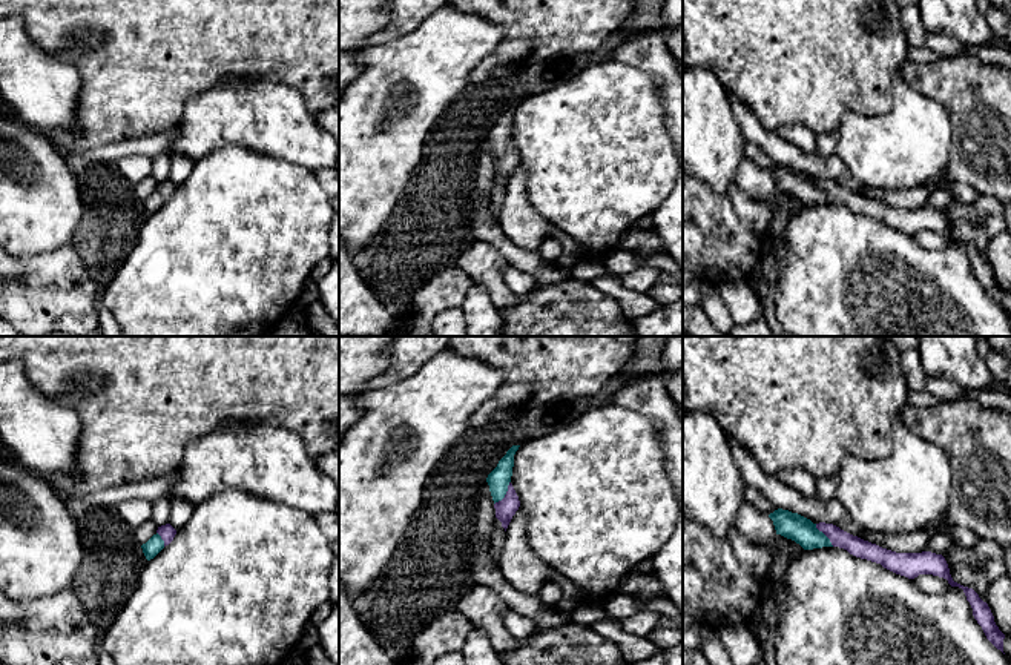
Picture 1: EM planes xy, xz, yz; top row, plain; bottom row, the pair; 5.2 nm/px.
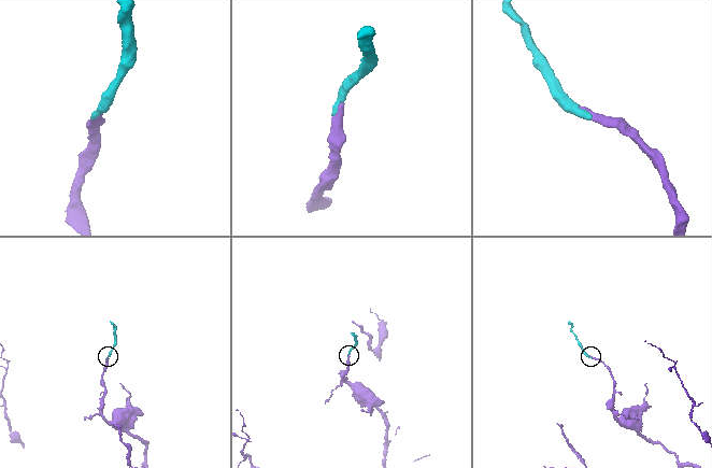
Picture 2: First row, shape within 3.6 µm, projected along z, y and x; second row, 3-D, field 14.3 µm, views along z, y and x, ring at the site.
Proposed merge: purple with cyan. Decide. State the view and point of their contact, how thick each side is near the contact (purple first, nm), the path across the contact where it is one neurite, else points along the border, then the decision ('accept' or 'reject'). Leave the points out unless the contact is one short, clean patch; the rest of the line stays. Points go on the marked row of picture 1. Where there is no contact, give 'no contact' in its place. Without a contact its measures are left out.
contact xz (507, 493); calibres 110 and 120 nm; way xz (505, 509), (507, 493), (500, 487), (499, 479); accept

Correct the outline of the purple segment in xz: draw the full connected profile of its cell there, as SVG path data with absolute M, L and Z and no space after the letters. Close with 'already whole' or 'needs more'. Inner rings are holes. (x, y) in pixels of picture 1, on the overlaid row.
M512 445L486 478L494 501L496 518L502 522L505 531L520 507L519 496L511 484L514 455L519 447Z; needs more

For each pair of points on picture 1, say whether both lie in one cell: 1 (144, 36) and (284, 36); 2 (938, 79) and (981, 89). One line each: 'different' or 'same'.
1: same
2: same

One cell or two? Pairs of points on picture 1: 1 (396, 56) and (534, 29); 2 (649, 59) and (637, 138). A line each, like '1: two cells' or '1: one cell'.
1: two cells
2: two cells

